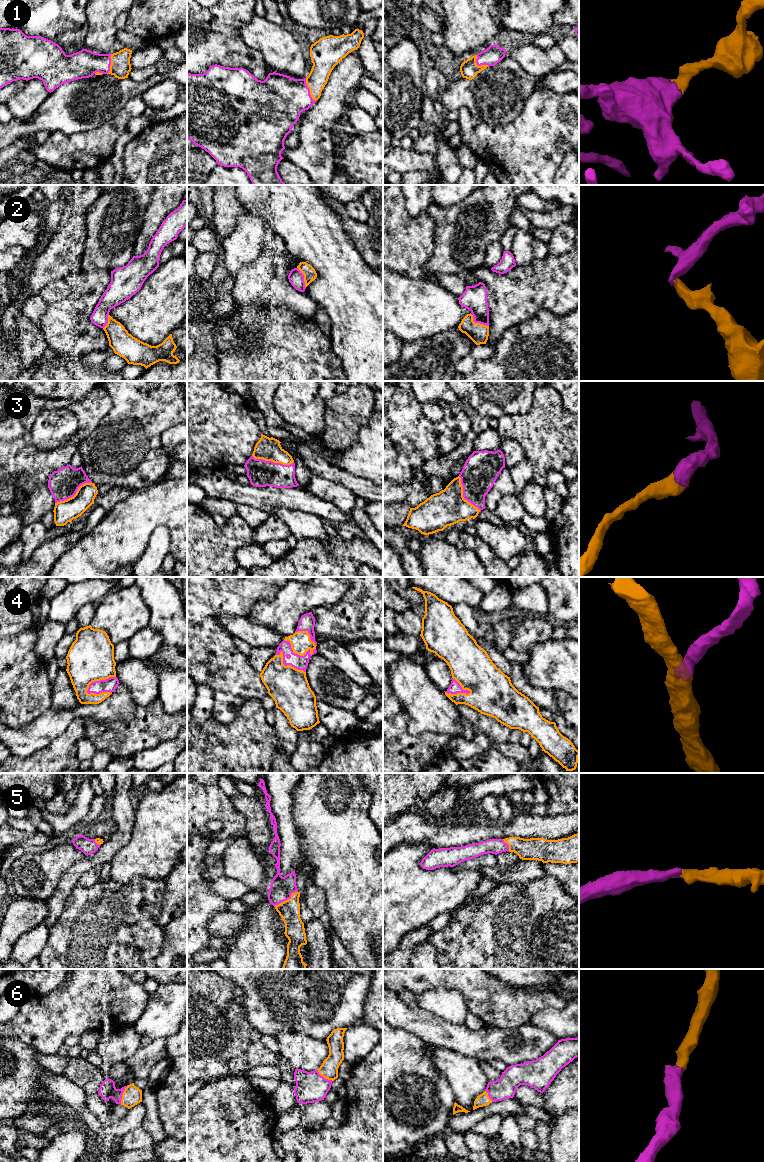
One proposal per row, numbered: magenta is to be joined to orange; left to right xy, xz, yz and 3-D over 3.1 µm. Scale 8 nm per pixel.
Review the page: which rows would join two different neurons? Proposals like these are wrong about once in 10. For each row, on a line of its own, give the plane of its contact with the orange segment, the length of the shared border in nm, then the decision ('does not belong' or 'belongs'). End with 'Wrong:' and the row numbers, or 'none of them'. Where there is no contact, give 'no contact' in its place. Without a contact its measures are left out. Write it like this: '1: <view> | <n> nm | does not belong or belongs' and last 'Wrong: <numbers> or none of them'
1: xz | 200 nm | belongs
2: yz | 170 nm | belongs
3: xz | 340 nm | belongs
4: xy | 280 nm | belongs
5: xz | 220 nm | belongs
6: xy | 170 nm | belongs
Wrong: none of them

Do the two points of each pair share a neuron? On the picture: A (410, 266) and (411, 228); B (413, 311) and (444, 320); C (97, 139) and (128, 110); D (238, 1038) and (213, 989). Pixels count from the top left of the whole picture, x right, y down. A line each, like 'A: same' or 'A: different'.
A: same
B: same
C: same
D: same

